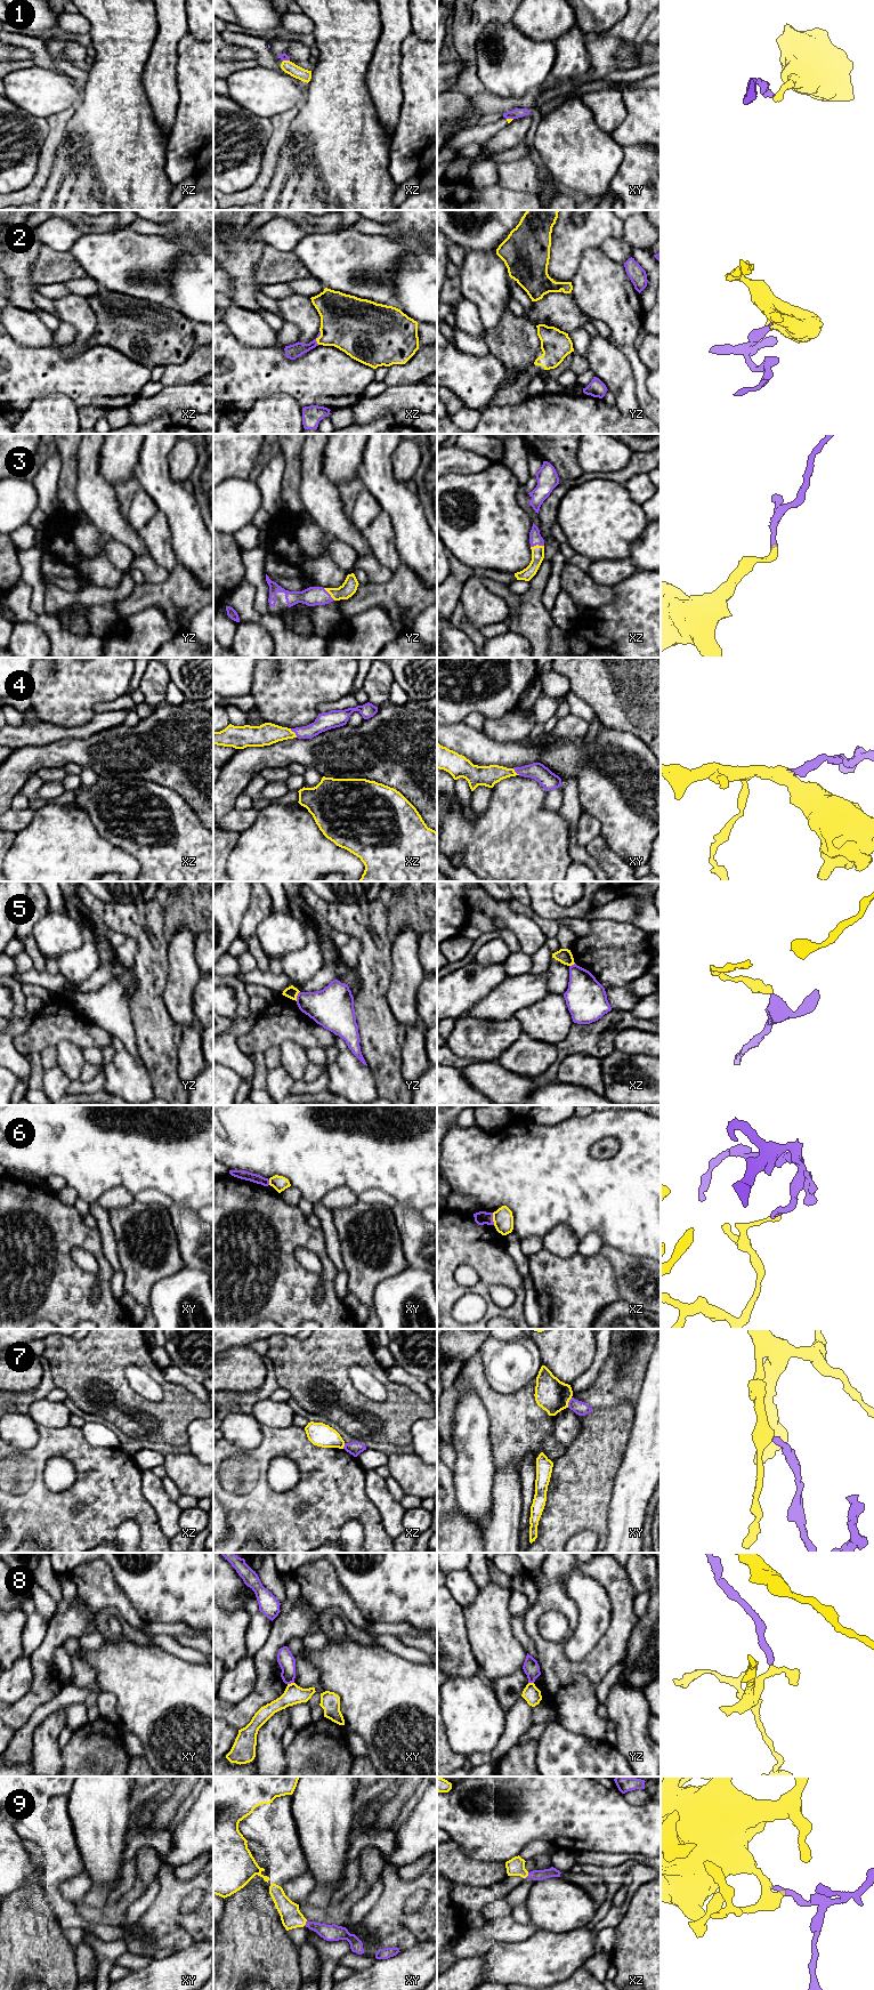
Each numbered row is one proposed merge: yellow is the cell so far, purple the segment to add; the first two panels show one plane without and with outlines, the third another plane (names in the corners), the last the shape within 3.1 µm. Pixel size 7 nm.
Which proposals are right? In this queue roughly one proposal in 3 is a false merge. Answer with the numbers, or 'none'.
2, 3, 4, 9

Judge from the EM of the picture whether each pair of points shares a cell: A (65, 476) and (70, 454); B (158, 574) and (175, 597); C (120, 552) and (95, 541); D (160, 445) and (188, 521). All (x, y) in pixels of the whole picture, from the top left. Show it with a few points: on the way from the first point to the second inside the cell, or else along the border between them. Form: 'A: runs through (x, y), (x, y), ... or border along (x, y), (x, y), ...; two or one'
A: runs through (69, 470), (69, 460); one
B: border along (170, 572), (159, 583), (146, 582); two
C: runs through (114, 550), (100, 541); one
D: runs through (159, 464), (159, 485), (176, 502); one

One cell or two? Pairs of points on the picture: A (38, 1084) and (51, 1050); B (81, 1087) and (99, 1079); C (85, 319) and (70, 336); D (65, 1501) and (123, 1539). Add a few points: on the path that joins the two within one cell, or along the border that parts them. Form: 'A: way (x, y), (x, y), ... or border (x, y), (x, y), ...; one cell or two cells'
A: way (38, 1076), (38, 1066), (46, 1058); one cell
B: way (86, 1087), (91, 1087), (95, 1084); one cell
C: border (61, 321), (67, 322), (74, 329), (74, 340); two cells
D: border (138, 1524), (124, 1520), (116, 1529), (115, 1540); two cells

